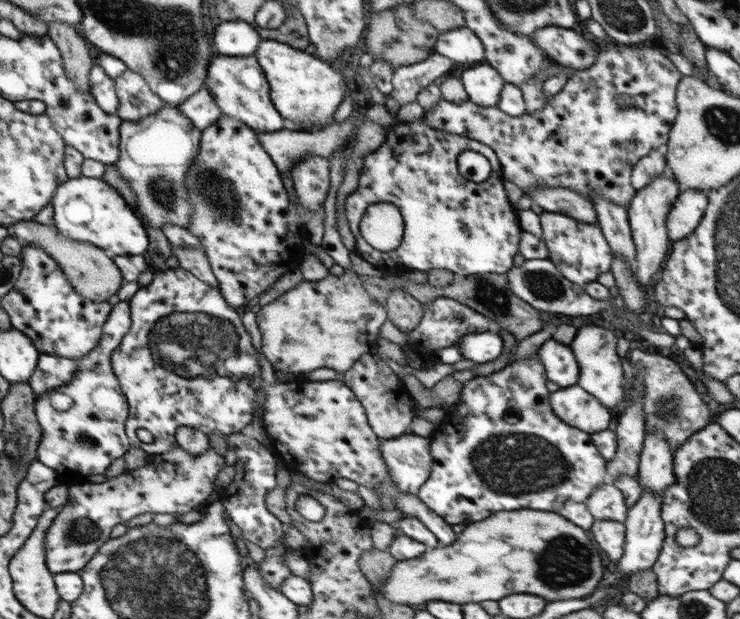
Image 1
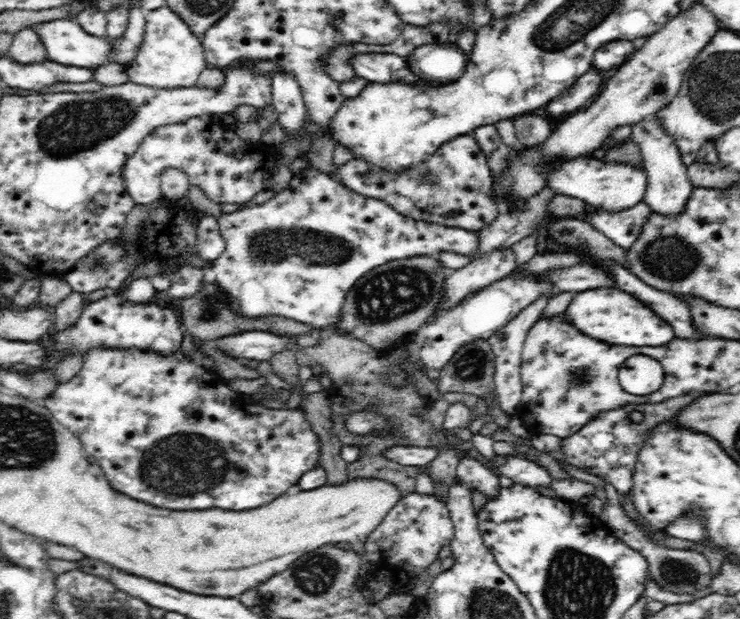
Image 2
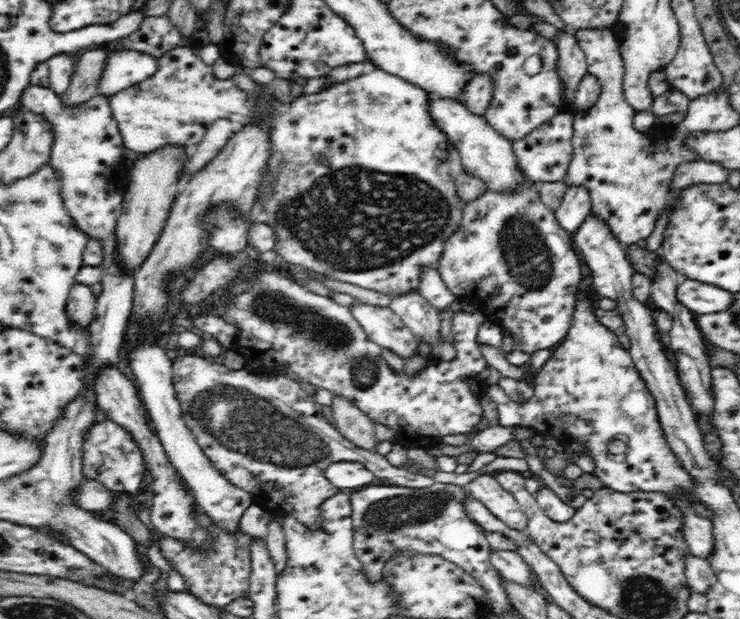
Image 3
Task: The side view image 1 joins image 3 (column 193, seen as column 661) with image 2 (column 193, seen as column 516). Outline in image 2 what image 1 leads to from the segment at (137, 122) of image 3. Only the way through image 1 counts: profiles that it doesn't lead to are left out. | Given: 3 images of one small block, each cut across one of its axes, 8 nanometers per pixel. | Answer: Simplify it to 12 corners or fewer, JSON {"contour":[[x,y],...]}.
{"contour":[[210,117],[148,132],[124,161],[136,204],[184,171],[212,202],[268,188],[280,149],[246,144]]}

